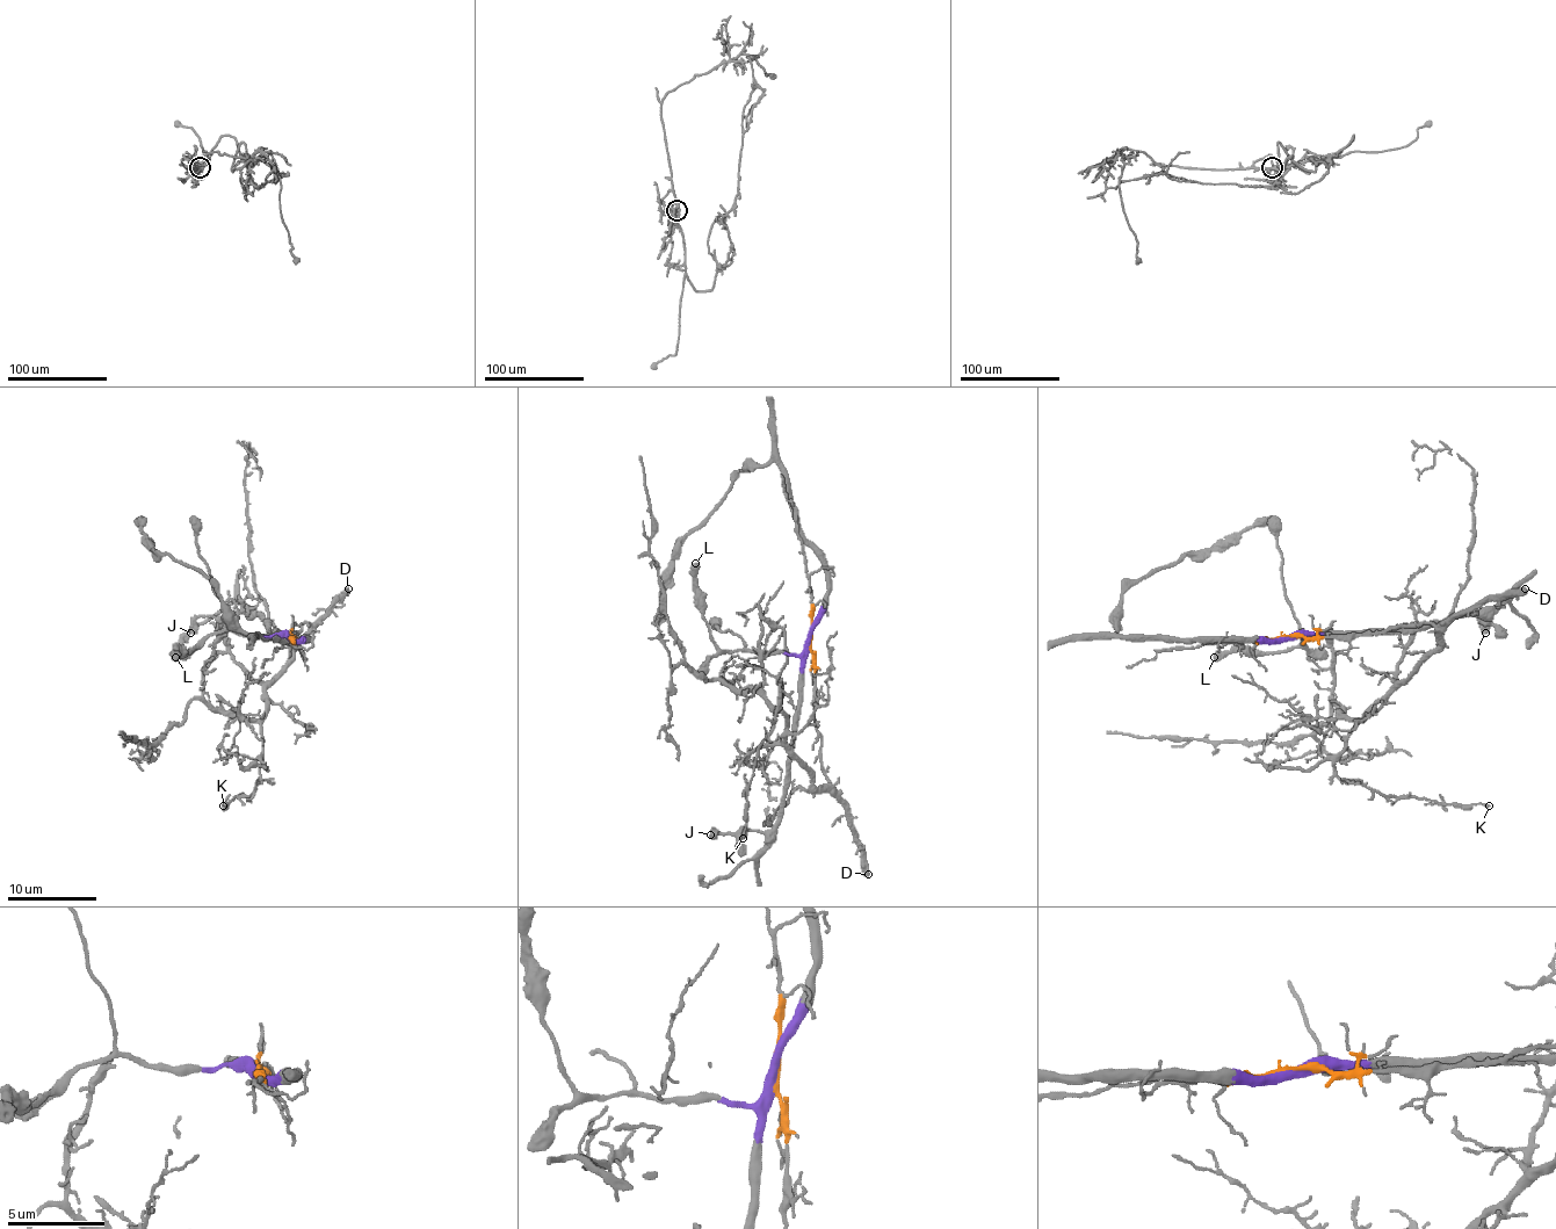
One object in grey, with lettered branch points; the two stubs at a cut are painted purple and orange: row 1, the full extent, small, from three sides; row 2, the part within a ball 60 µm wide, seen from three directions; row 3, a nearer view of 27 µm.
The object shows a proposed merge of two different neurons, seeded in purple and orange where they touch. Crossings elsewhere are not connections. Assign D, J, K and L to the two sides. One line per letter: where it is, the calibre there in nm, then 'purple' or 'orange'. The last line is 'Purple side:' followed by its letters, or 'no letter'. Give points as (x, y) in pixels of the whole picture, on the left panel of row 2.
D: place (348, 588); calibre 550 nm; orange
J: place (190, 633); calibre 600 nm; purple
K: place (223, 805); calibre 170 nm; orange
L: place (175, 657); calibre 650 nm; purple
Purple side: J, L

